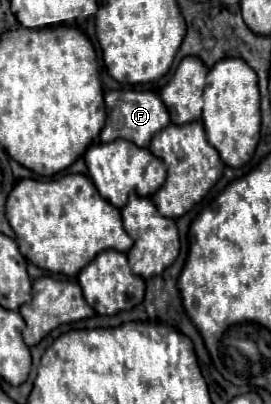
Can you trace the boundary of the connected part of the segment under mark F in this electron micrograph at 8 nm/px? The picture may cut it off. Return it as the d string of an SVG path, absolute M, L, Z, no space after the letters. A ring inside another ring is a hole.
M137 89L107 91L105 105L107 105L107 121L105 121L105 127L101 129L103 143L109 143L113 139L129 139L139 147L147 147L149 139L157 131L161 131L161 127L167 127L171 123L165 103L153 91L137 91Z

